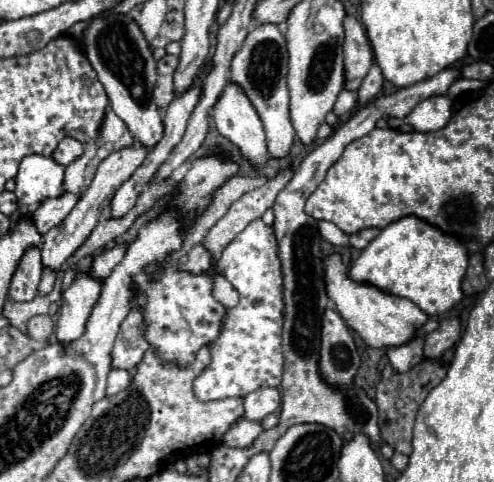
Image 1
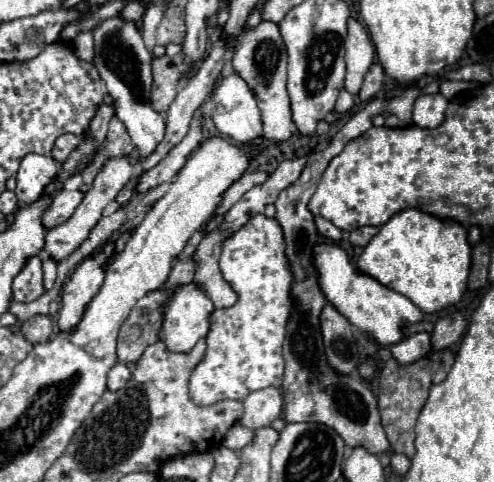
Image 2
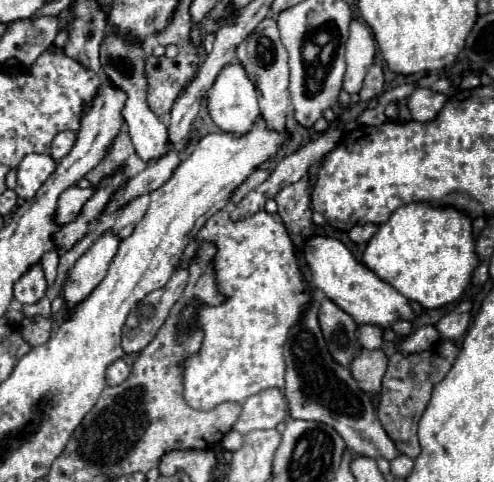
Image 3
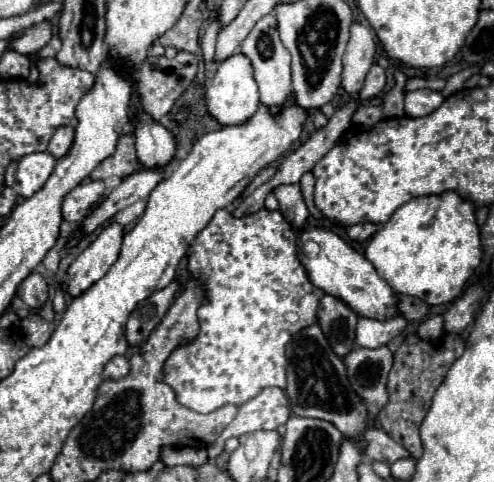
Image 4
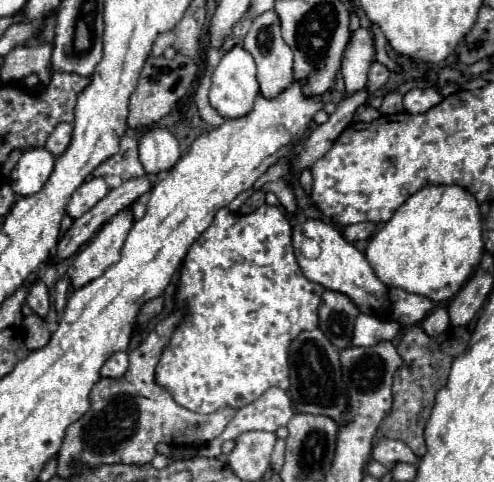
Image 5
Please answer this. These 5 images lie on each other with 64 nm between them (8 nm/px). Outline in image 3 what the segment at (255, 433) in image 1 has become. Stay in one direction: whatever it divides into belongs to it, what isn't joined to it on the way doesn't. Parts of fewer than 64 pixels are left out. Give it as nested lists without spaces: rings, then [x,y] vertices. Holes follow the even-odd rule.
[[[228,432],[228,434],[222,438],[222,446],[224,446],[224,450],[228,450],[228,452],[238,450],[240,444],[242,444],[242,434],[238,434],[238,432]]]

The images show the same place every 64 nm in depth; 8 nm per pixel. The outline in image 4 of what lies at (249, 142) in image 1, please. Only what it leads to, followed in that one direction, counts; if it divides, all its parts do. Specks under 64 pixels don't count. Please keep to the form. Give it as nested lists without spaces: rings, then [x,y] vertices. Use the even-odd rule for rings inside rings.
[[[238,52],[220,62],[220,70],[216,72],[212,84],[206,88],[206,104],[208,104],[208,112],[222,126],[242,124],[256,112],[260,100],[258,100],[258,86],[254,80],[254,68],[252,68],[252,62],[248,60],[248,56]]]

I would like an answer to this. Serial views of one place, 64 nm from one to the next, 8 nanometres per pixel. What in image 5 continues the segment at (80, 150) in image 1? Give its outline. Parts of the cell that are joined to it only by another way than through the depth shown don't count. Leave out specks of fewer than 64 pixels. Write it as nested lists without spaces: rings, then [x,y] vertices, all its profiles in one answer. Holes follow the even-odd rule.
[[[60,122],[60,124],[54,128],[54,132],[48,136],[44,148],[46,148],[48,152],[52,152],[54,156],[58,156],[58,154],[62,154],[62,152],[66,150],[66,146],[70,144],[70,138],[72,138],[72,124]]]

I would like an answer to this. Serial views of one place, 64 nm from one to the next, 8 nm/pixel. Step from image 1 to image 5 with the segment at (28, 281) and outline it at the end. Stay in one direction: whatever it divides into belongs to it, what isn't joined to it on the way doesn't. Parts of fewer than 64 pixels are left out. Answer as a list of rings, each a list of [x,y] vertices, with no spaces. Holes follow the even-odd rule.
[[[36,280],[30,288],[30,294],[26,298],[26,304],[34,310],[34,314],[38,314],[40,318],[46,318],[48,316],[48,310],[50,310],[50,298],[48,298],[48,290],[44,286],[42,280]]]

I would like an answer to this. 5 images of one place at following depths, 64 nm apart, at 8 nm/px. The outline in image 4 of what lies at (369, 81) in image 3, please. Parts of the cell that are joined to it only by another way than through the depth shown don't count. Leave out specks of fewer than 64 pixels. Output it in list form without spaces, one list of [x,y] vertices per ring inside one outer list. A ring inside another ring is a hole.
[[[372,64],[370,72],[368,72],[368,76],[366,76],[364,88],[360,90],[360,100],[370,100],[370,98],[382,94],[384,84],[386,84],[386,70],[380,68],[378,64]]]

